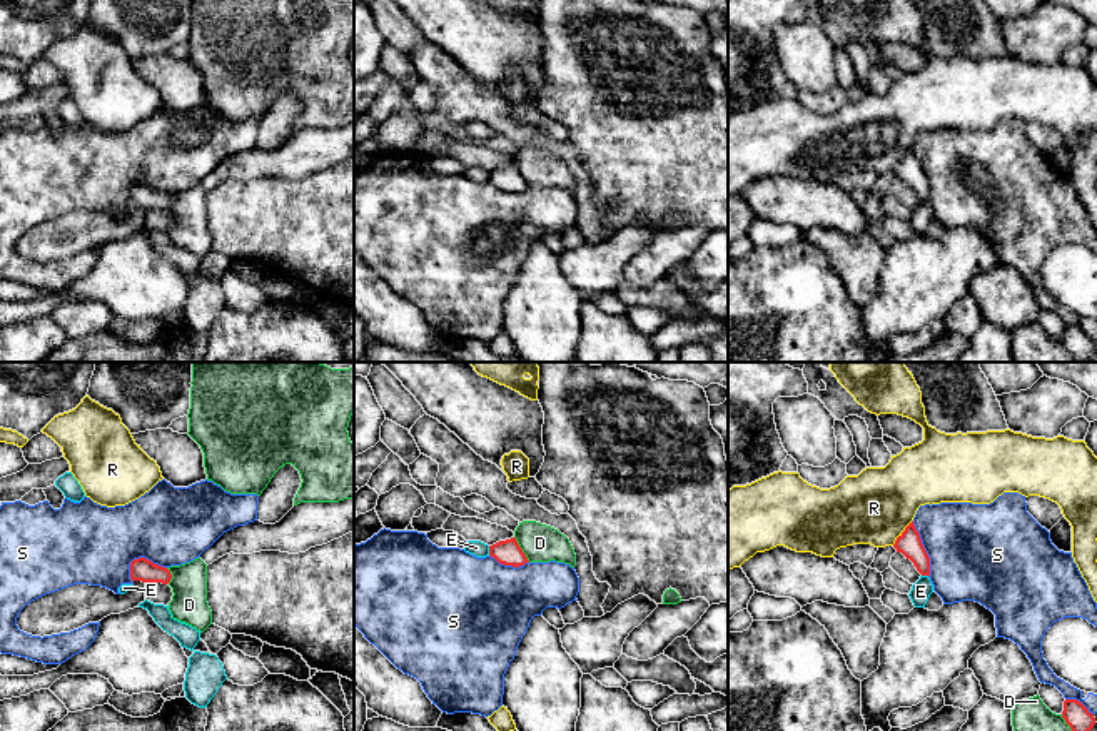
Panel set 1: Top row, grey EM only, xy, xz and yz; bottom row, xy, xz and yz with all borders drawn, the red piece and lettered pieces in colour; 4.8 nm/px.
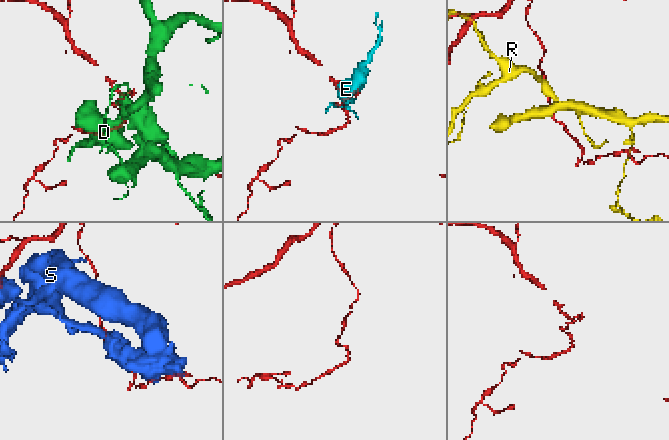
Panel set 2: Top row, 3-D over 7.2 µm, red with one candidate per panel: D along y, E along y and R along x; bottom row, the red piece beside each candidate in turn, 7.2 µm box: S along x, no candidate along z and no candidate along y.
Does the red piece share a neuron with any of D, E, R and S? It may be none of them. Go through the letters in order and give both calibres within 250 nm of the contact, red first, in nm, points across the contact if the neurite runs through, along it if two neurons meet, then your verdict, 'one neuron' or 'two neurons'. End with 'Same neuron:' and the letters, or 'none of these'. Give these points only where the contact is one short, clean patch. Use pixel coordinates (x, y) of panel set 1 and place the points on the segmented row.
D: 120/180 nm | two neurons
E: 120/80 nm | along xz (488, 546), (490, 554) | two neurons
R: 110/360 nm | two neurons
S: 110/460 nm | two neurons
Same neuron: none of these

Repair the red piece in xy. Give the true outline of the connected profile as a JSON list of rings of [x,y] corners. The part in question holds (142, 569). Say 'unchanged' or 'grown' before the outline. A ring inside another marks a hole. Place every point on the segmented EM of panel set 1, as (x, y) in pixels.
unchanged | [[[139,557],[130,562],[130,579],[142,581],[142,582],[169,584],[172,579],[172,574],[167,567],[154,564],[145,557]]]

